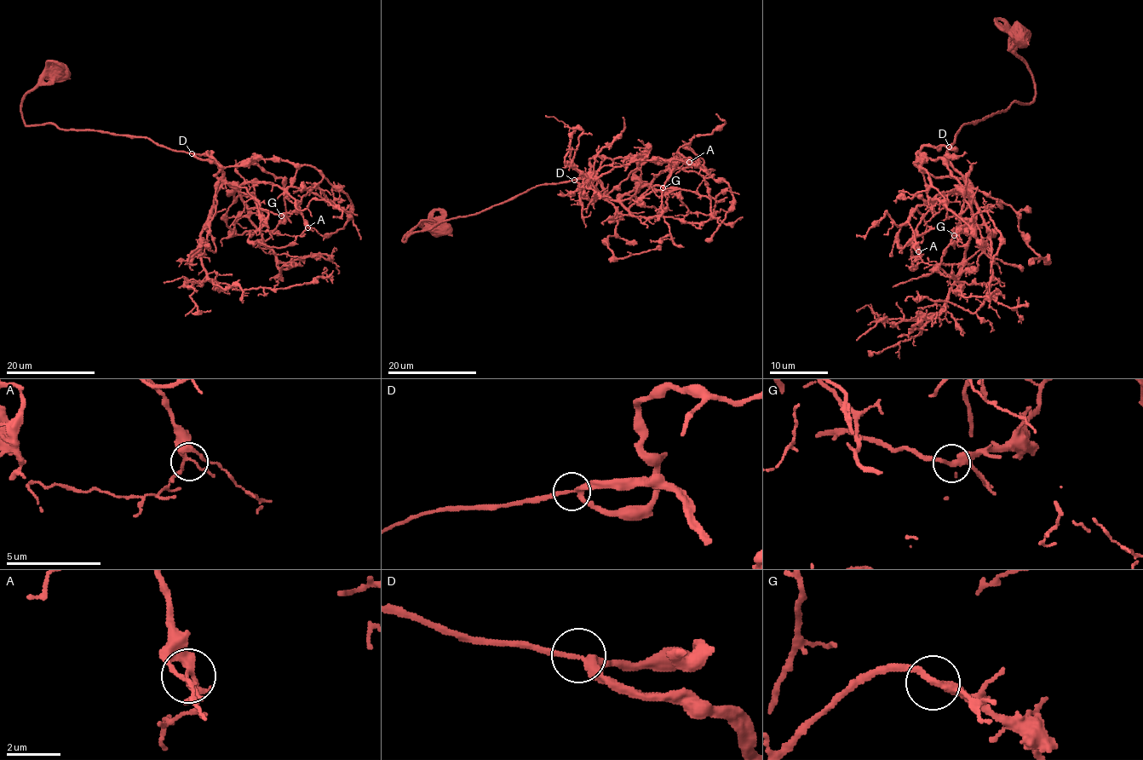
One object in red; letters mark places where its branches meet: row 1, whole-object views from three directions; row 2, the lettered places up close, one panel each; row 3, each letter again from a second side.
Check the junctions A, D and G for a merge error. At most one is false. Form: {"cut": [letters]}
{"cut": []}

